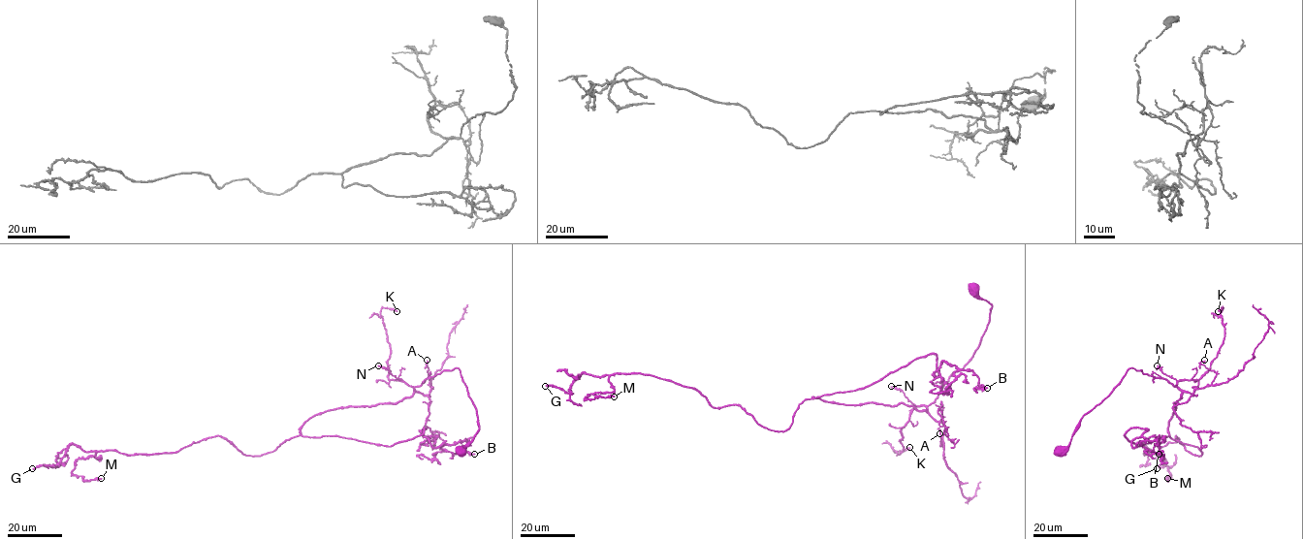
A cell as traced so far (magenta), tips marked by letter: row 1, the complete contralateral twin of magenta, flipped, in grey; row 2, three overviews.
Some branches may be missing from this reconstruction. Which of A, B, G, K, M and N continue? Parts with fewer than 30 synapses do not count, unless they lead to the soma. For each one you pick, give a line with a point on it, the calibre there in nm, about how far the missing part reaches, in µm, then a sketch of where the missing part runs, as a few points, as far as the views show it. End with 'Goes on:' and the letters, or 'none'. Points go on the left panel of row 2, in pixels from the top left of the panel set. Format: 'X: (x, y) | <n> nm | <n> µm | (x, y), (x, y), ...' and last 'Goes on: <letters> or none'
Goes on: none

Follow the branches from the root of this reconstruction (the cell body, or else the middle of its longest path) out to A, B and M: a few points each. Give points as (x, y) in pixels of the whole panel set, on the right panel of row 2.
A: (1060, 449), (1129, 368), (1192, 395), (1210, 386), (1216, 375), (1200, 363), (1204, 360)
B: (1060, 449), (1133, 367), (1181, 391), (1168, 436), (1125, 433), (1146, 428), (1131, 446), (1156, 440), (1159, 454)
M: (1060, 449), (1133, 367), (1181, 391), (1168, 432), (1201, 452), (1176, 435), (1144, 450), (1164, 456), (1167, 478)

